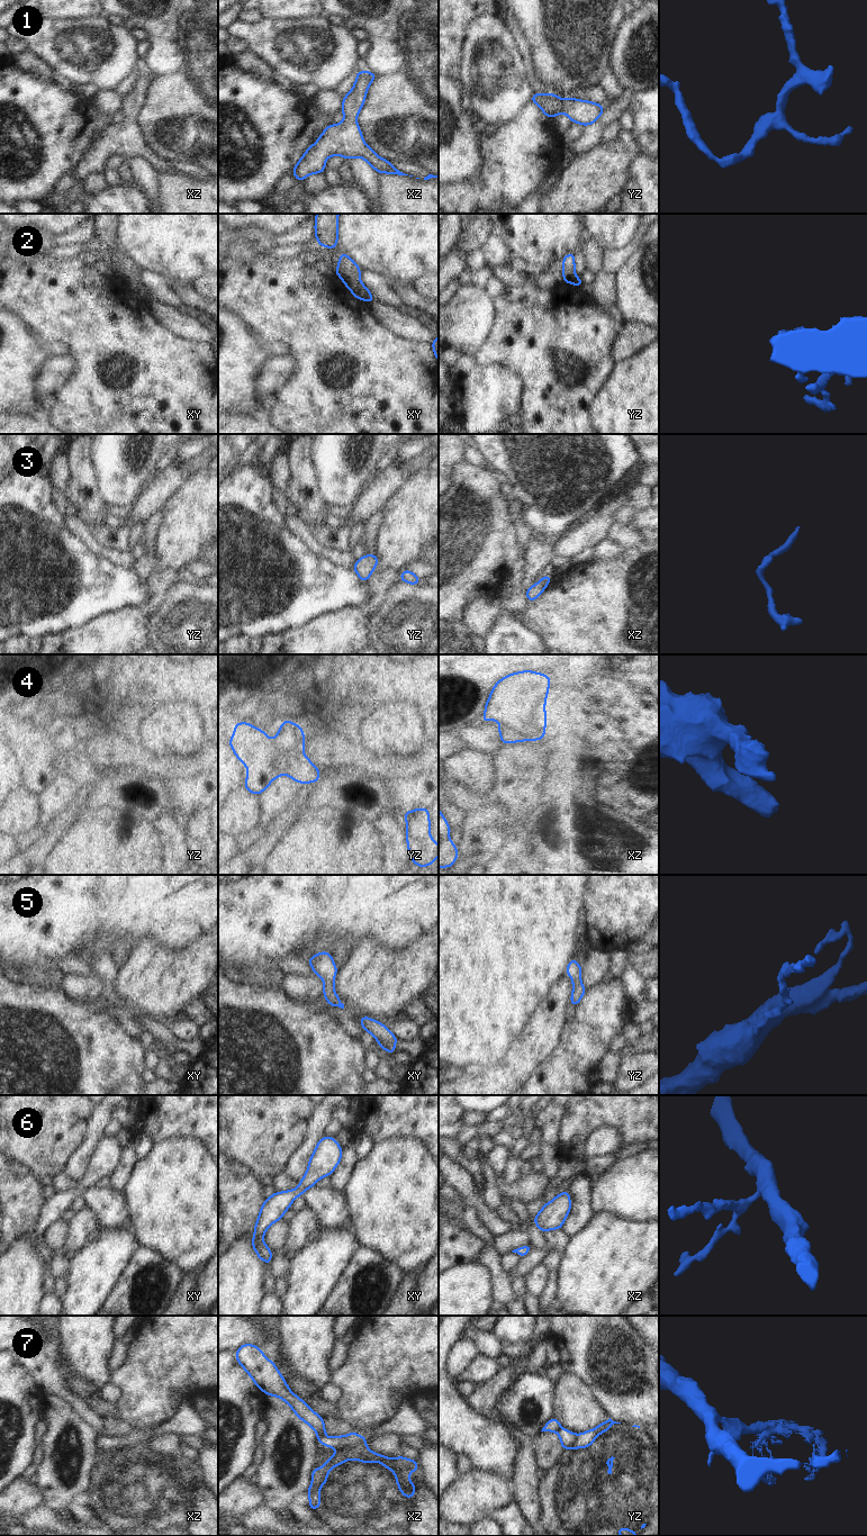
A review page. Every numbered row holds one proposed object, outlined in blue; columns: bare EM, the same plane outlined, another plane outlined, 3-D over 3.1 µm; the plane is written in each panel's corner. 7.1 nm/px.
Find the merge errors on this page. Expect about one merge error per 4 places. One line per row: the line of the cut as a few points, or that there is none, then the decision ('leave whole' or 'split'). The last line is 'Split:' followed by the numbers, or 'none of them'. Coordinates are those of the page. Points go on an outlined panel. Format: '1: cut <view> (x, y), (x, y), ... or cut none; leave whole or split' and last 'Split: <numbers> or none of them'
1: cut none; leave whole
2: cut xy (343, 279), (346, 279), (352, 286), (361, 285); split
3: cut none; leave whole
4: cut xz (543, 702), (535, 705), (530, 719), (516, 728), (503, 724); split
5: cut none; leave whole
6: cut none; leave whole
7: cut xz (325, 1434), (317, 1437); split
Split: 2, 4, 7

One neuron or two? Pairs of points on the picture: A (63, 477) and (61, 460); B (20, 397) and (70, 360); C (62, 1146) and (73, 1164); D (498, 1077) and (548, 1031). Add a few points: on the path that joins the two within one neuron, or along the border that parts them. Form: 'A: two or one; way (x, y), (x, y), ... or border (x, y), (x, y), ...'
A: one; way (61, 472), (61, 464)
B: two; border (45, 361), (35, 381), (39, 403)
C: two; border (84, 1136), (81, 1145), (70, 1157), (62, 1171)
D: one; way (511, 1067), (535, 1042)

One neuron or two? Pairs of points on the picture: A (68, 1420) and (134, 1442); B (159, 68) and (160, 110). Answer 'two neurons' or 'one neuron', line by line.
A: two neurons
B: two neurons

